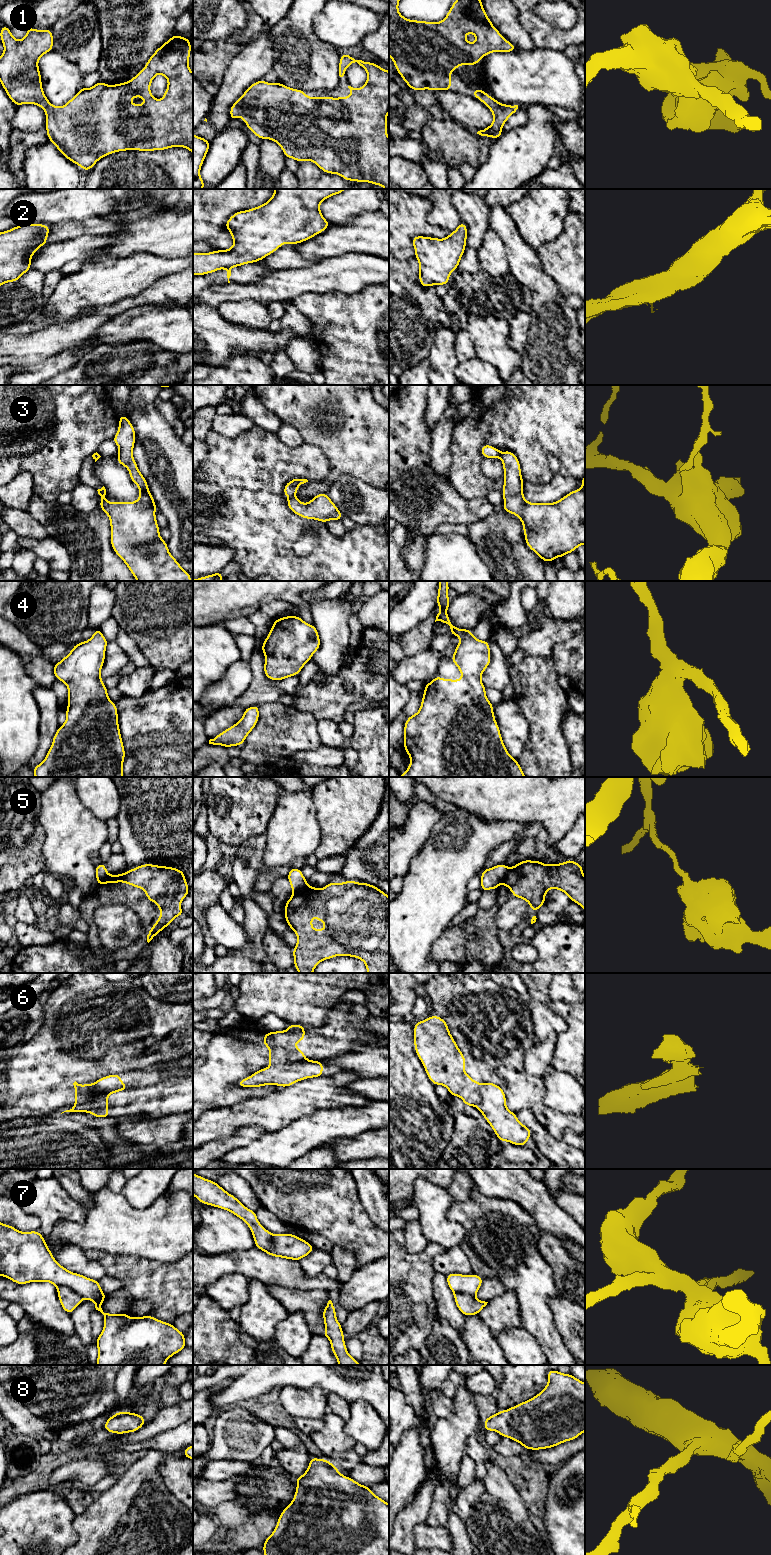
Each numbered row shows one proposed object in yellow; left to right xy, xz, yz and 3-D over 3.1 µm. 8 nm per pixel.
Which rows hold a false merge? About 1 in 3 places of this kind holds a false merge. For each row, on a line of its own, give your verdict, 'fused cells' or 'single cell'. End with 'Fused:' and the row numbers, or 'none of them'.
1: single cell
2: fused cells
3: fused cells
4: single cell
5: fused cells
6: fused cells
7: fused cells
8: single cell
Fused: 2, 3, 5, 6, 7

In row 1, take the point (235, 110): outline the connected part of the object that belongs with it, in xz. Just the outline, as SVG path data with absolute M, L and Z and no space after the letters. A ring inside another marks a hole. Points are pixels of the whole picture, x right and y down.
M346 52L340 57L339 76L343 77L346 69L355 62L366 70L367 81L358 89L348 86L351 93L349 97L307 97L305 91L287 87L281 82L272 84L260 80L249 86L230 107L230 120L242 117L248 129L258 138L278 143L286 158L293 158L297 162L312 161L325 173L338 174L348 181L369 182L389 189L389 71L373 62L355 60Z

